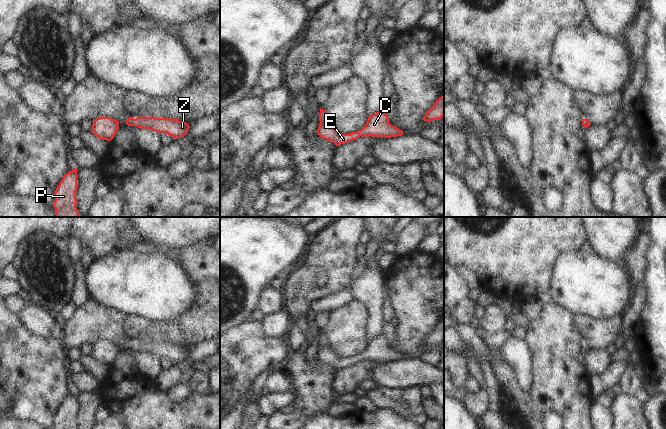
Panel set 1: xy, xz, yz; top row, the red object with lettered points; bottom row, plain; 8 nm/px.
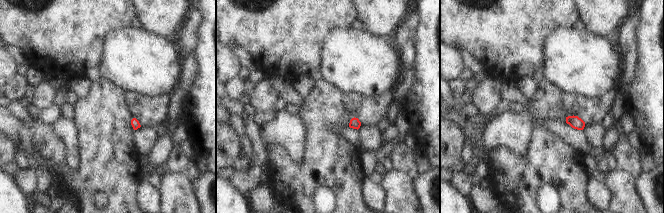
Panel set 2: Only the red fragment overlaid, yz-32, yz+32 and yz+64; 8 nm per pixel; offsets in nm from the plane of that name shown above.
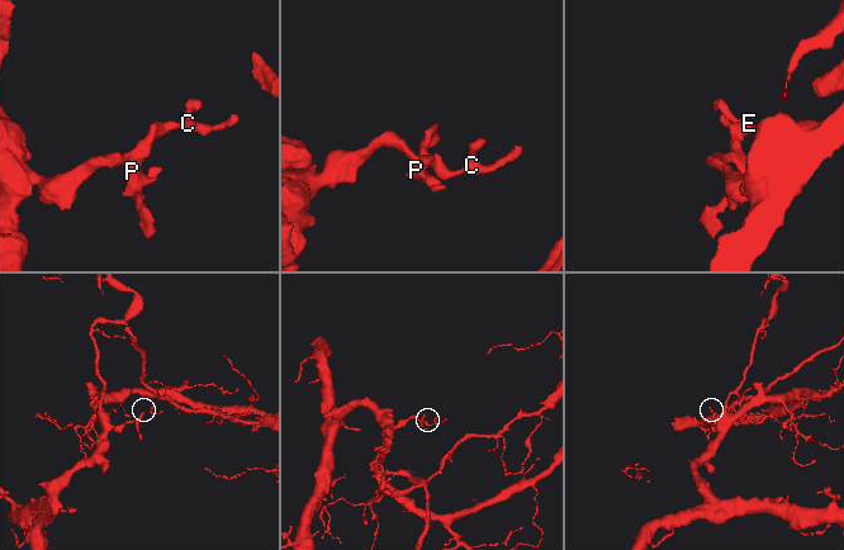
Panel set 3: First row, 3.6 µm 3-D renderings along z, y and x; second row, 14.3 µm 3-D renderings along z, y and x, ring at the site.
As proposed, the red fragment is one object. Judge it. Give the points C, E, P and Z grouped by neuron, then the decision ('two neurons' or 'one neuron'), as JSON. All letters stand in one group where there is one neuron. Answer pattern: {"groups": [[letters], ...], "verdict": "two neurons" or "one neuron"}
{"groups": [["C", "E", "P", "Z"]], "verdict": "one neuron"}

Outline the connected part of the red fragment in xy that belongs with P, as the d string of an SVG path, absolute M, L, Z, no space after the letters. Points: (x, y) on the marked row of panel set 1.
M74 169L64 175L55 190L53 207L56 217L81 217L76 208L76 191L77 169Z

